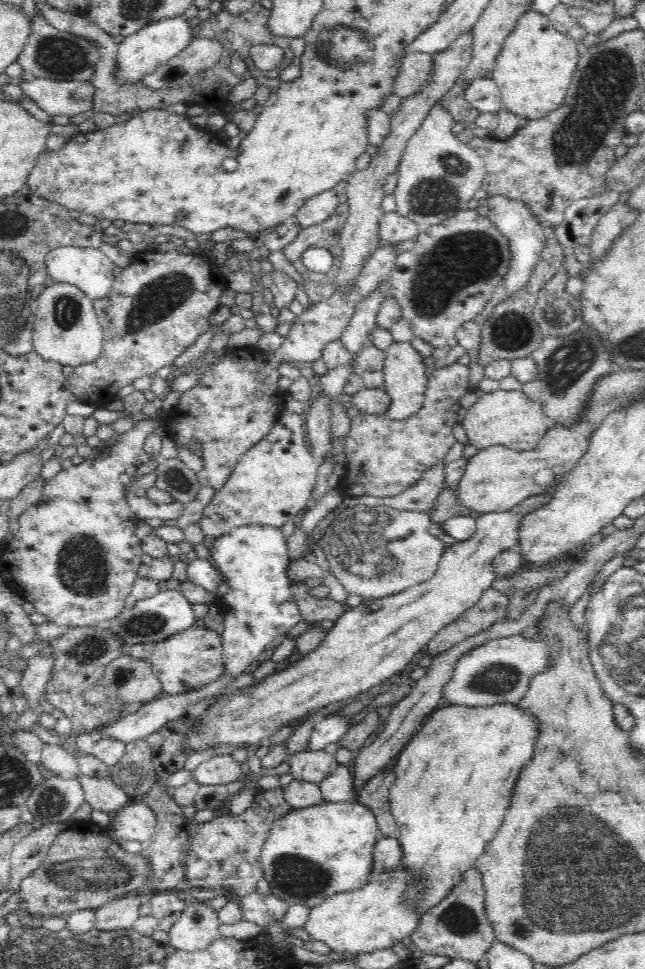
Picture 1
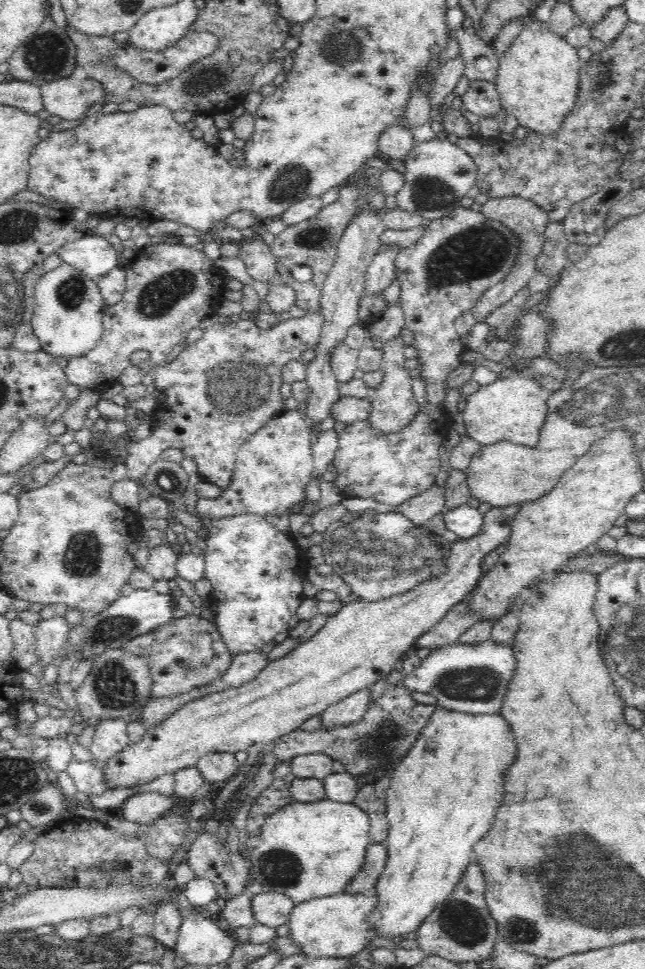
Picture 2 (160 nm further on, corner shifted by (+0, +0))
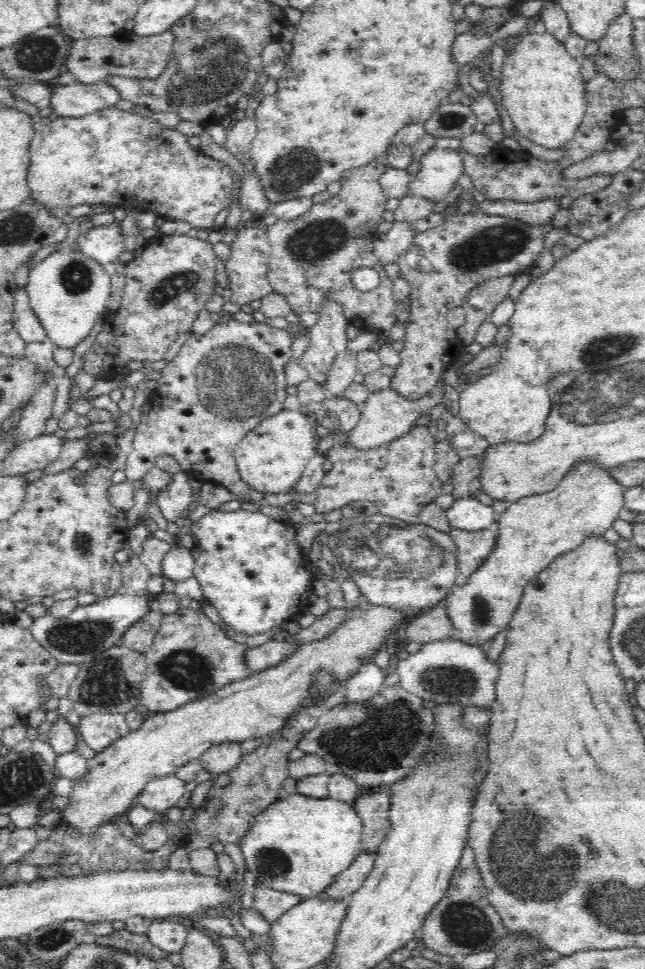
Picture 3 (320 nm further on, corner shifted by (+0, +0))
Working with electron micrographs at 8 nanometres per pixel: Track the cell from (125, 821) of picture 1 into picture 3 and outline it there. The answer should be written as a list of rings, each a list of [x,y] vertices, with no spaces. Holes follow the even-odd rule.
[[[175,774],[154,778],[138,795],[138,805],[155,814],[165,813],[168,808],[178,806],[186,792],[186,782]]]

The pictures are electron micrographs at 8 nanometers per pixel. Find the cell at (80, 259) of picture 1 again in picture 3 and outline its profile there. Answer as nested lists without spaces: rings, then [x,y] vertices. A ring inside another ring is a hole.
[[[114,221],[108,226],[94,226],[79,236],[75,250],[80,250],[80,253],[102,266],[115,262],[126,251],[125,241],[128,236],[123,234],[121,223]]]

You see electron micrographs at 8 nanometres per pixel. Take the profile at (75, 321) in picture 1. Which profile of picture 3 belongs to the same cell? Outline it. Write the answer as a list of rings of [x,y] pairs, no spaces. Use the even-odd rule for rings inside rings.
[[[74,249],[70,253],[55,251],[34,264],[26,289],[34,312],[48,333],[48,340],[57,348],[75,348],[84,340],[101,322],[113,291],[111,280],[104,266],[80,250]]]

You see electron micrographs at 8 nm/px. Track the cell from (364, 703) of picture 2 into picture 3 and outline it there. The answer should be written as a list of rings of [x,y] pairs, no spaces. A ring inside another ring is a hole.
[[[364,665],[347,682],[346,703],[365,702],[381,693],[388,673],[376,665]]]

